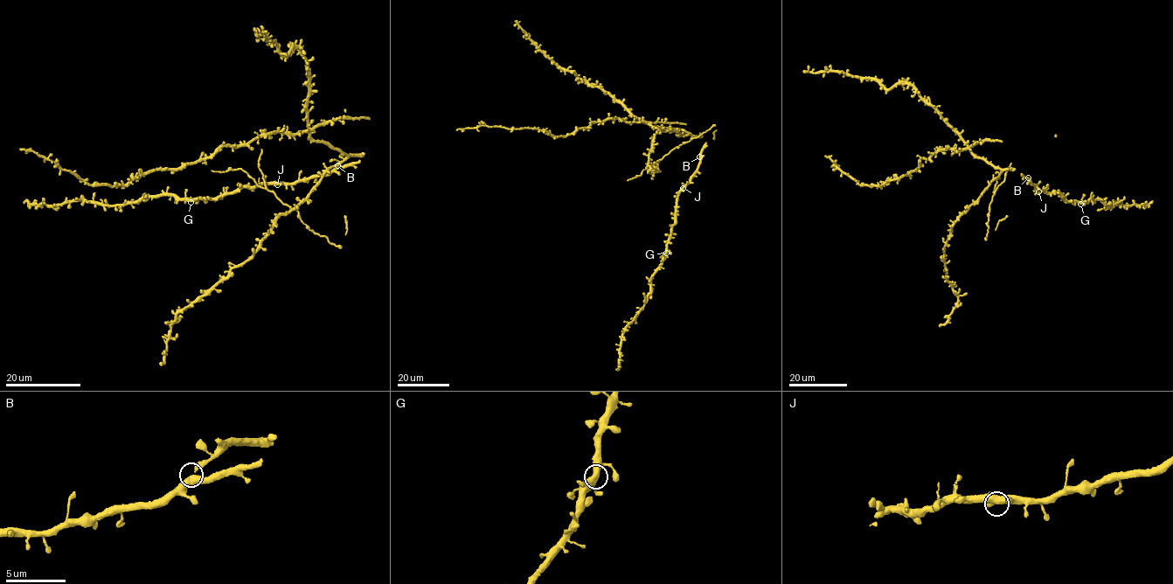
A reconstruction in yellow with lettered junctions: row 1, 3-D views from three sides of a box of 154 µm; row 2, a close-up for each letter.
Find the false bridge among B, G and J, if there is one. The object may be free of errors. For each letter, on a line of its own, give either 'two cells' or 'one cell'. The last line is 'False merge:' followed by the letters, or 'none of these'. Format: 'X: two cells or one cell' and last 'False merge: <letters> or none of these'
B: one cell
G: one cell
J: one cell
False merge: none of these

